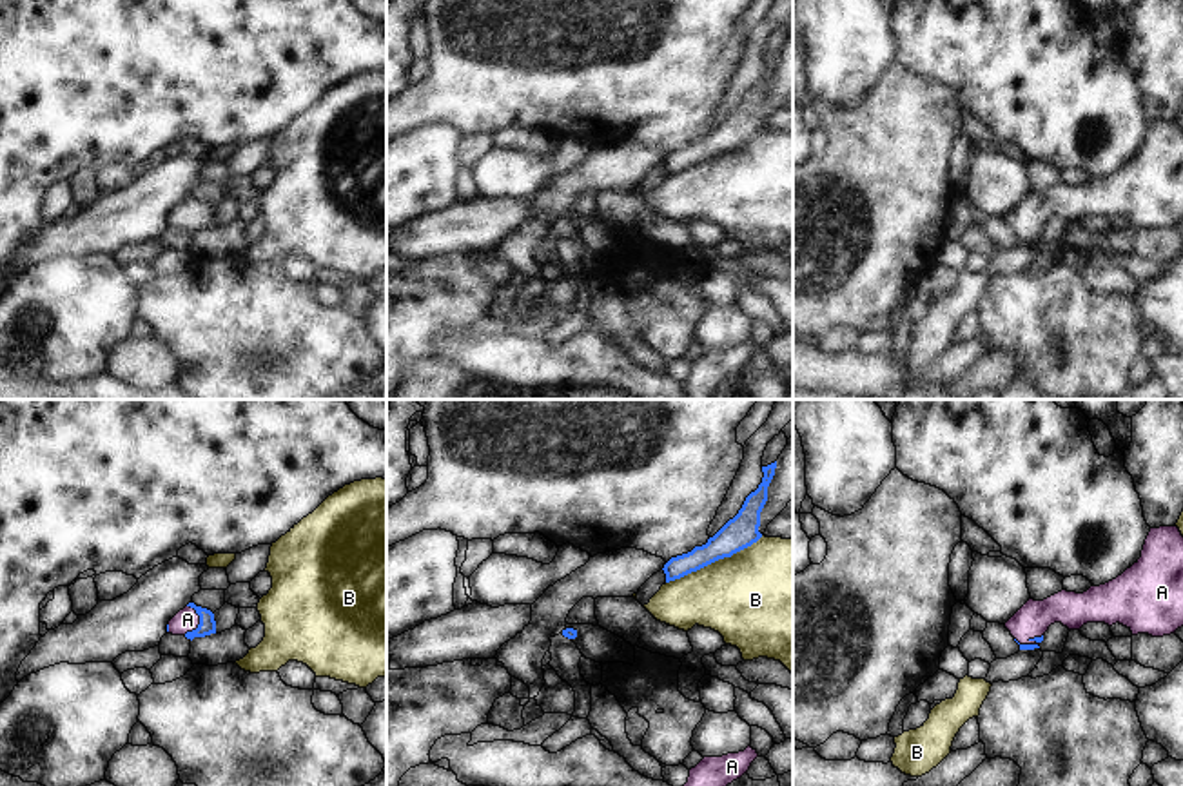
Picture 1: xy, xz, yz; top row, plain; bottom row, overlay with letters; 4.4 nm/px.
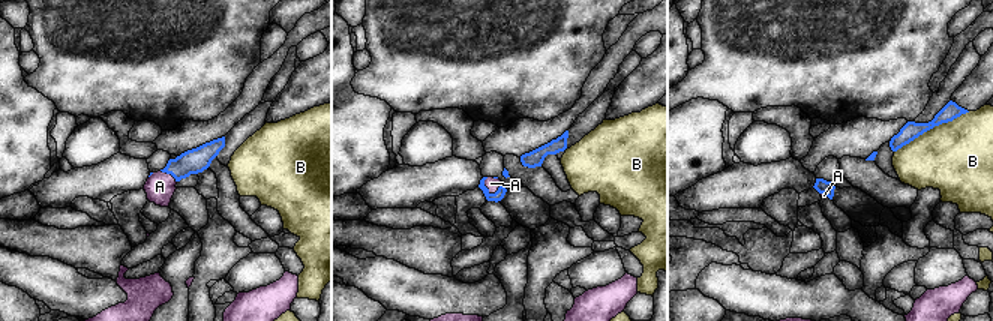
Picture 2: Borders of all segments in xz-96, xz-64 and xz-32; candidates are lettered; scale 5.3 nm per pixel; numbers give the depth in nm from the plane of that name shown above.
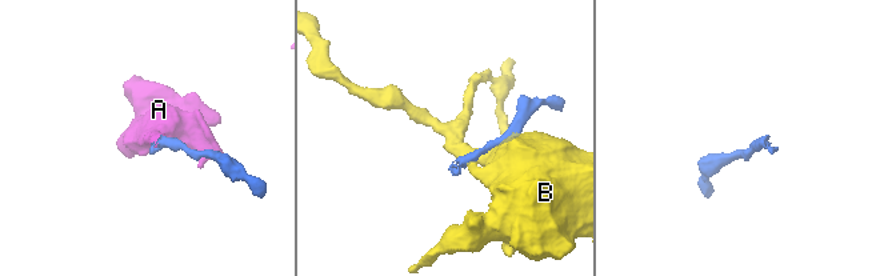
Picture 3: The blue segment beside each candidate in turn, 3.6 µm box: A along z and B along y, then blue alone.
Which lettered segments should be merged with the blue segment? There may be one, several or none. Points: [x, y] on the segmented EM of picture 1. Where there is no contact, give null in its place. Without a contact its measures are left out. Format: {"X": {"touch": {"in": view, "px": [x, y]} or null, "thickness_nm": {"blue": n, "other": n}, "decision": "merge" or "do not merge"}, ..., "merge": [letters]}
{"A": {"touch": {"in": "xy", "px": [200, 623]}, "thickness_nm": {"blue": 80, "other": 100}, "decision": "merge"}, "B": {"touch": {"in": "xz", "px": [713, 561]}, "thickness_nm": {"blue": 140, "other": 440}, "decision": "do not merge"}, "merge": ["A"]}

